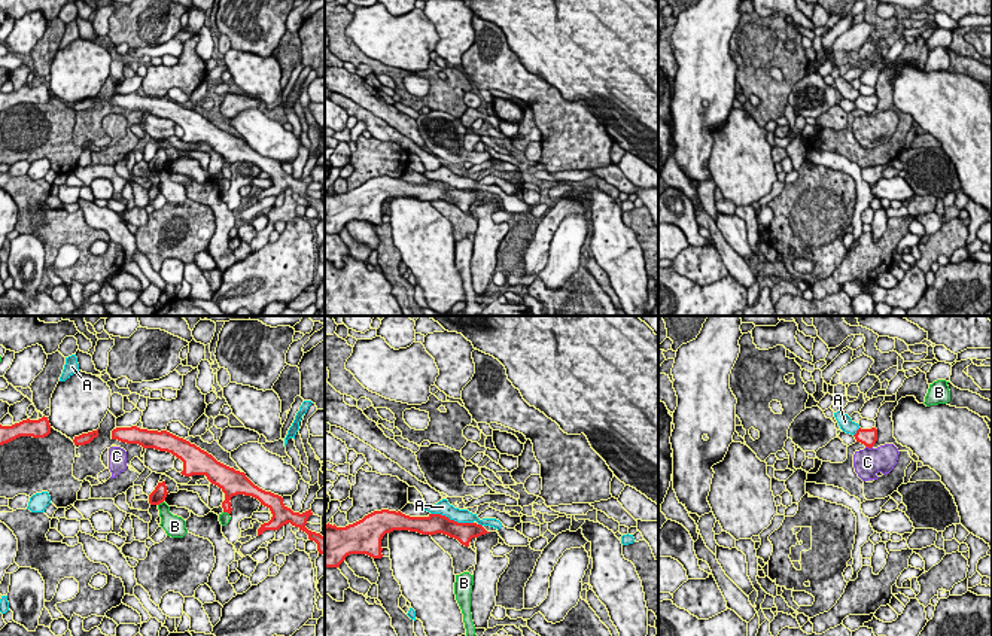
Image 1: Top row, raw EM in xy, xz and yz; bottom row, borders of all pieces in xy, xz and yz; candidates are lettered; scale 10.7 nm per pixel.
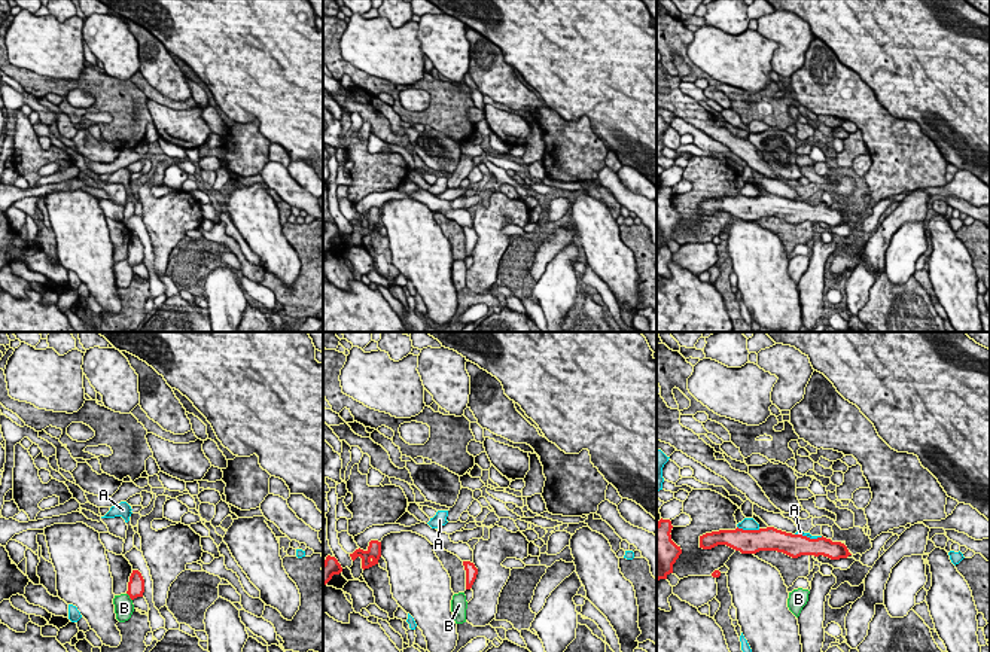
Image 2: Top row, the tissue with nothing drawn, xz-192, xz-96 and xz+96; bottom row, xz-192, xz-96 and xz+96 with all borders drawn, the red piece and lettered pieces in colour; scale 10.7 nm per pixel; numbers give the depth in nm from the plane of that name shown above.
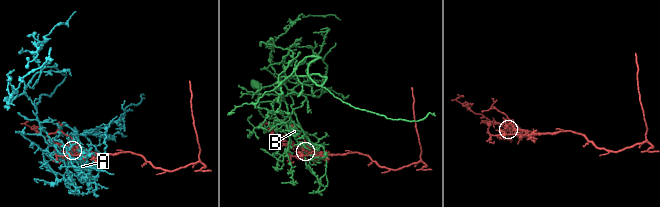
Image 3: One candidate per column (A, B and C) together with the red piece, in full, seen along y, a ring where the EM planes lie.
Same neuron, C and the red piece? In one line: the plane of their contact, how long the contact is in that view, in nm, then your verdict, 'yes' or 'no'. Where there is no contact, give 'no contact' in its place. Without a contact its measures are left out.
meets red in yz; contact 80 nm long; no

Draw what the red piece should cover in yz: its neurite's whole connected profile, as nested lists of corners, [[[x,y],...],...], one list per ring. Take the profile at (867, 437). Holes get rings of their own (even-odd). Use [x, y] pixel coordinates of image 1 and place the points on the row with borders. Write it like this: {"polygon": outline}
{"polygon": [[[859,427],[853,436],[856,442],[861,442],[865,447],[871,448],[877,441],[877,429],[876,427],[871,427],[871,429]]]}

